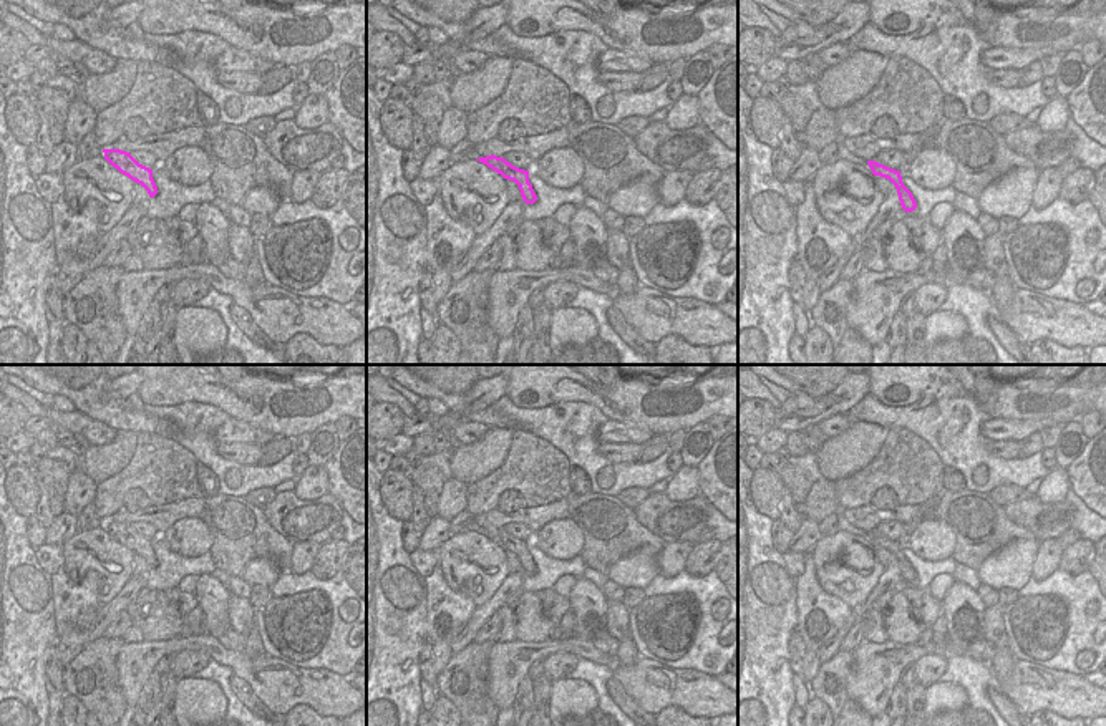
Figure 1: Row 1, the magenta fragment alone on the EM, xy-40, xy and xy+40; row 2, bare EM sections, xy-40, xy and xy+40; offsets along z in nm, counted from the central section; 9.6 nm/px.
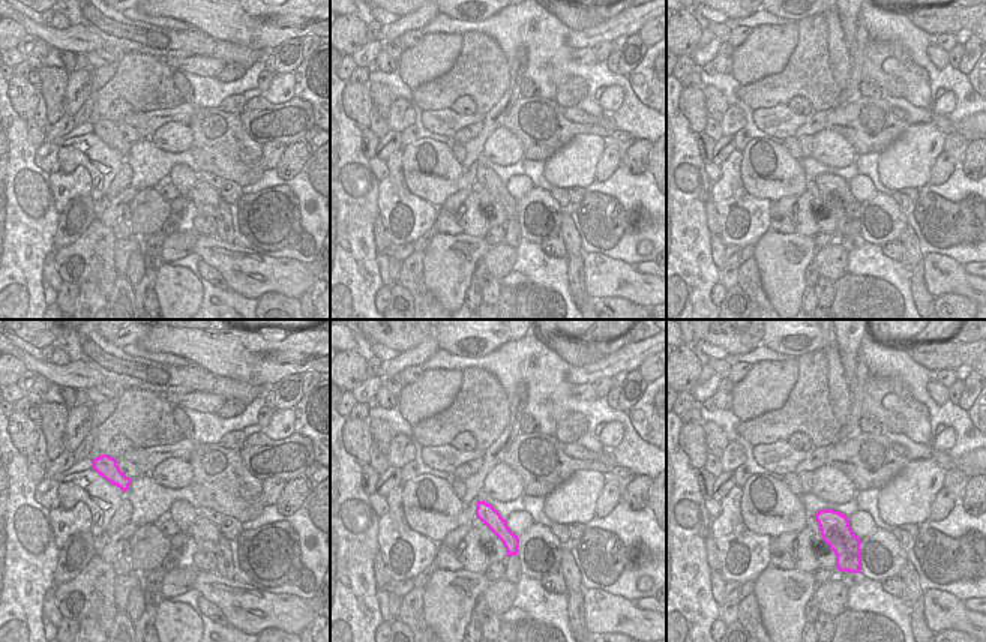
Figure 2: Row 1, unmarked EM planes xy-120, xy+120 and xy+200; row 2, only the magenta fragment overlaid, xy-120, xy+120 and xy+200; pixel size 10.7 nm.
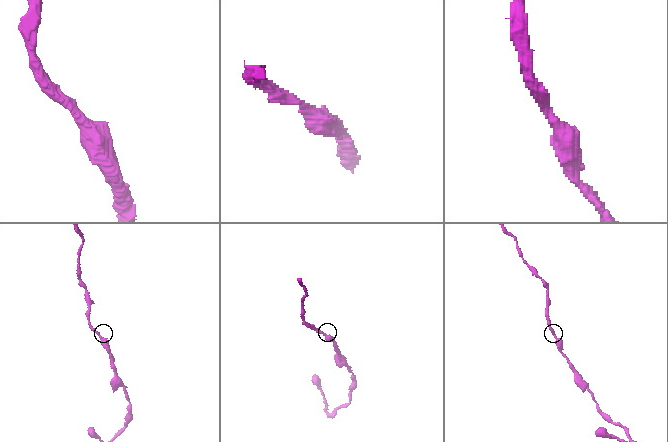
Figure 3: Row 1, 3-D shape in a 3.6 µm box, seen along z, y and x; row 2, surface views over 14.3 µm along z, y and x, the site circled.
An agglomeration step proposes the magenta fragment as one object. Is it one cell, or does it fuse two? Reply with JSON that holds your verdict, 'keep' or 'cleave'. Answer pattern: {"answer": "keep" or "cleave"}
{"answer": "keep"}

